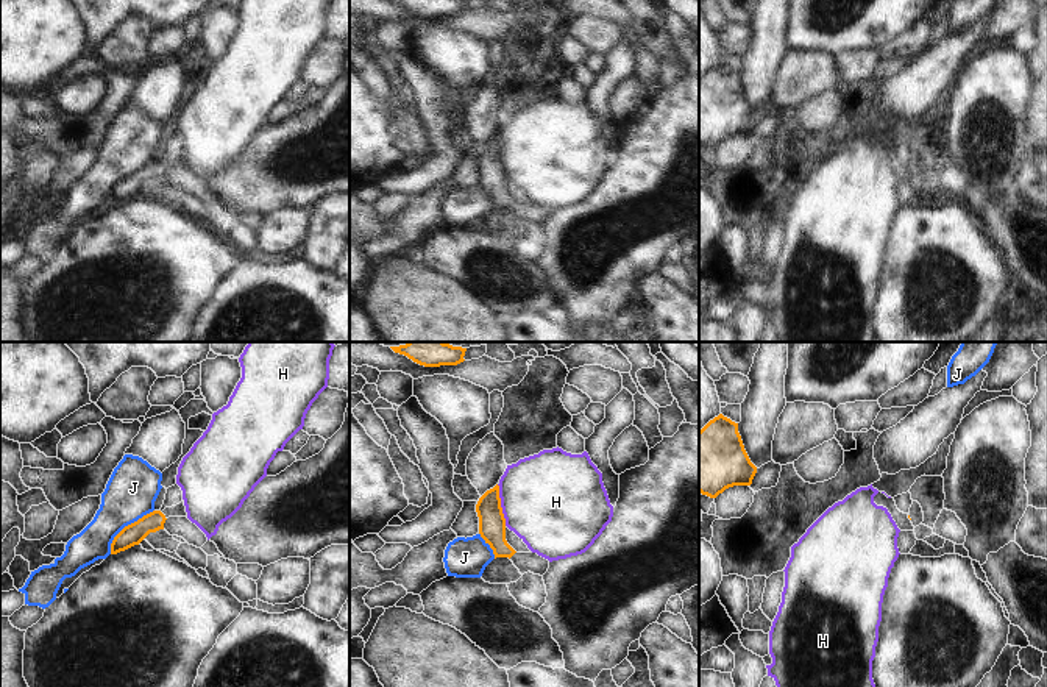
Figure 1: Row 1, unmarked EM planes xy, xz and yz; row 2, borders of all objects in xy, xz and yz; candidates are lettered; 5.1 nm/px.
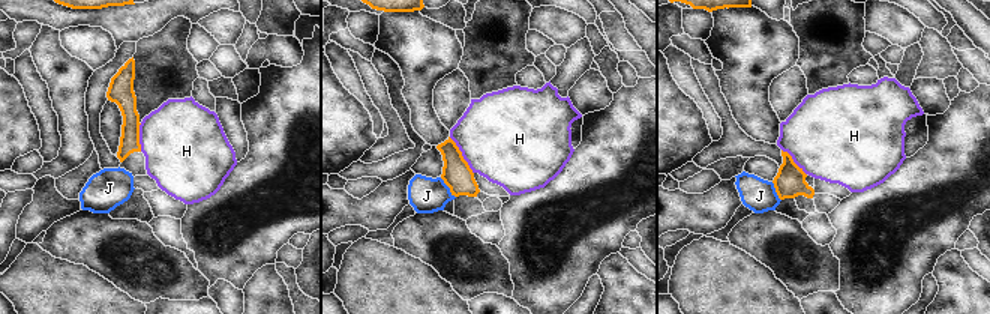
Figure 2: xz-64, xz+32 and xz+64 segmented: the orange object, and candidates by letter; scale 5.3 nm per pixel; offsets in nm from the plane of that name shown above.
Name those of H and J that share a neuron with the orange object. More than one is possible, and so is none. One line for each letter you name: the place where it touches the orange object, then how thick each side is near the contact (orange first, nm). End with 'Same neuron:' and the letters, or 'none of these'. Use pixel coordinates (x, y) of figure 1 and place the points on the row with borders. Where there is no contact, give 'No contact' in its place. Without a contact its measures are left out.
Same neuron: none of these

